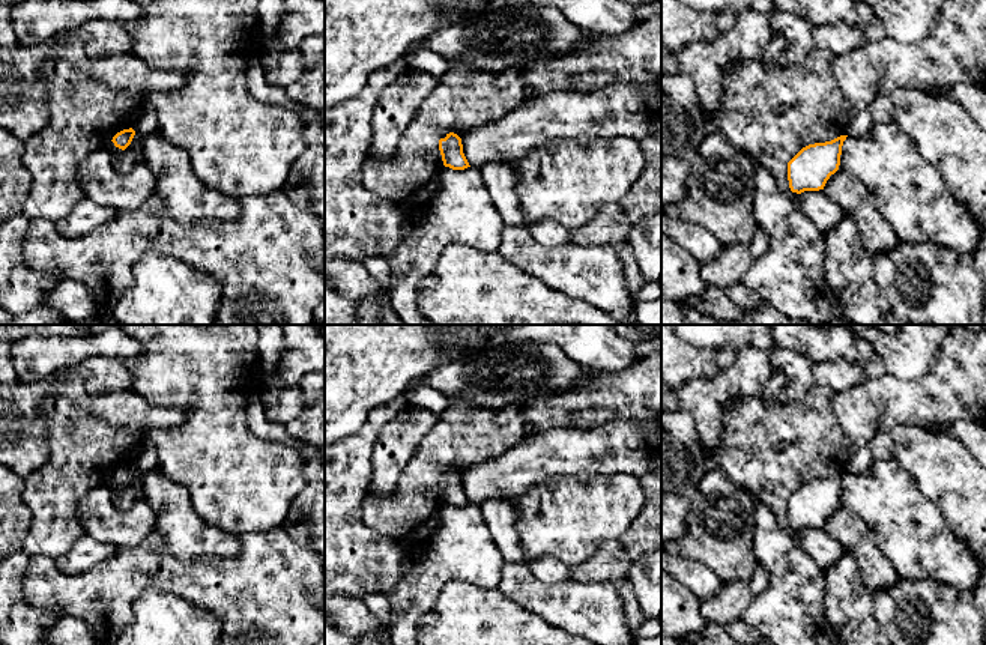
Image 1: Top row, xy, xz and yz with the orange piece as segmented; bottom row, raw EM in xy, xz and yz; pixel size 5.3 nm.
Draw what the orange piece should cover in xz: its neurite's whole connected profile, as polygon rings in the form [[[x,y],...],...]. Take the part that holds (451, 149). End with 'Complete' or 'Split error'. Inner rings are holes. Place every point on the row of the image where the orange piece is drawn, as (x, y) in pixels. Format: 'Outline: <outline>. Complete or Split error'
Outline: [[[449,132],[445,138],[440,138],[439,150],[445,167],[452,170],[464,170],[470,167],[463,153],[461,138],[457,134]]]. Complete

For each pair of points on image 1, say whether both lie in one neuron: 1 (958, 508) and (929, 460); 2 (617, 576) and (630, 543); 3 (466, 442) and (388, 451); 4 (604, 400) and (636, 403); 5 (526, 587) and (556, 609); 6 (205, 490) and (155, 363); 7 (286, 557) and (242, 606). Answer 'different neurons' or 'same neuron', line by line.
1: same neuron
2: same neuron
3: different neurons
4: same neuron
5: same neuron
6: same neuron
7: same neuron

